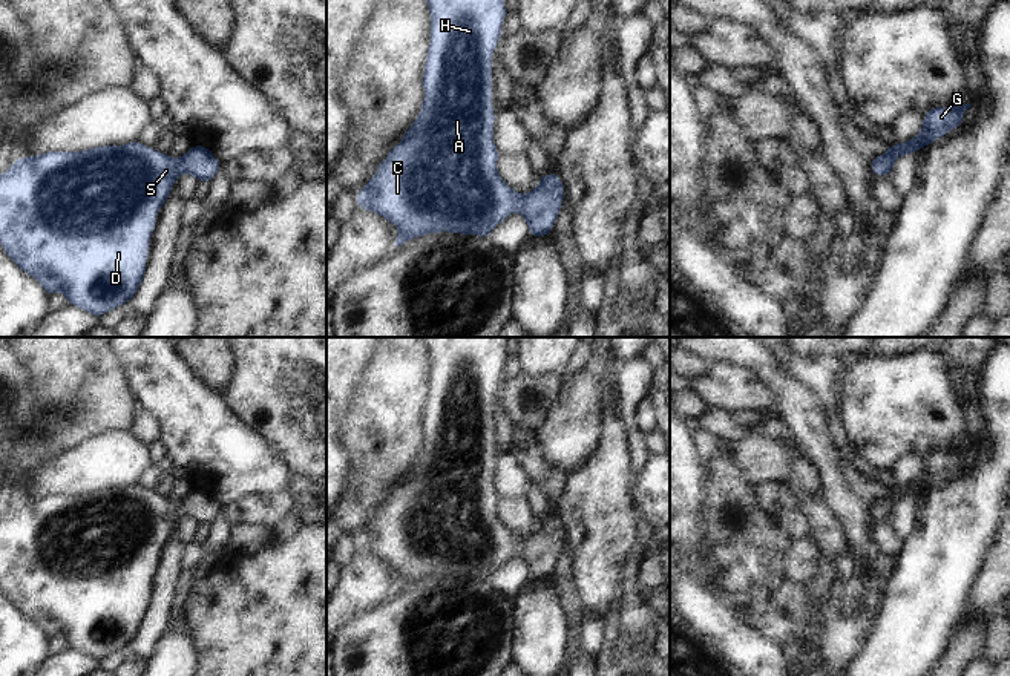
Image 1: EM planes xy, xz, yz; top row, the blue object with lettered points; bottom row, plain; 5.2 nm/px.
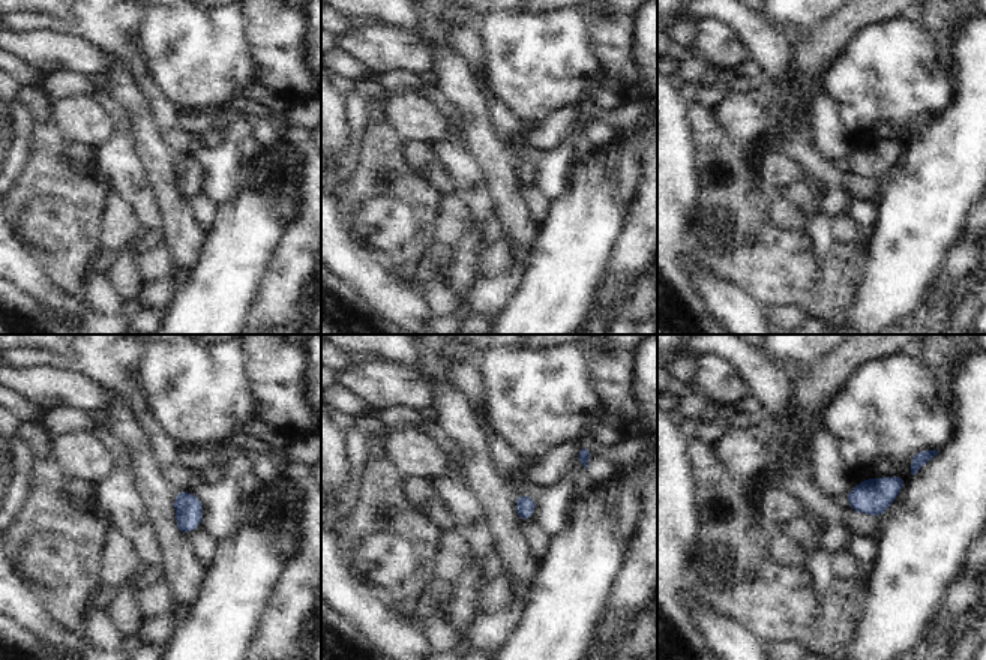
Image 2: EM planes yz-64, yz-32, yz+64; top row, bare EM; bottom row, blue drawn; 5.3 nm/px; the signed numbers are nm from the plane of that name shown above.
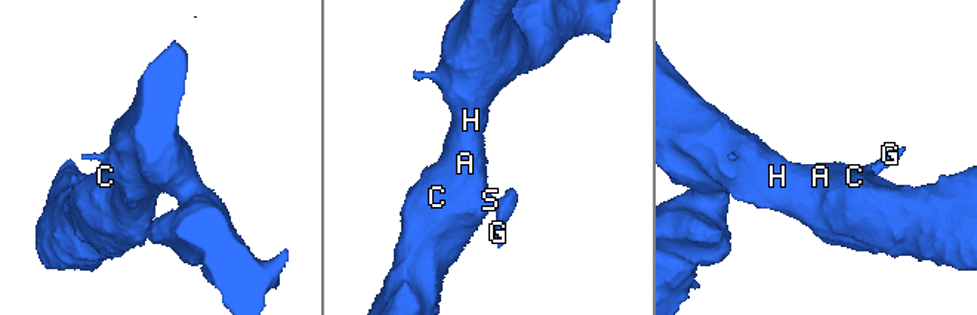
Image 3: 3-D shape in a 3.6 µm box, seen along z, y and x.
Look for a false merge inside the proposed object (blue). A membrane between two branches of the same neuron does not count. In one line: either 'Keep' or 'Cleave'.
Keep.

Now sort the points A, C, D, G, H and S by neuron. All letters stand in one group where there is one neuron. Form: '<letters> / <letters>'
A C D G H S

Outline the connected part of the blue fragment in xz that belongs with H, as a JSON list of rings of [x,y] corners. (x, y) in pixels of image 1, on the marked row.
[[[504,0],[426,2],[431,12],[431,44],[421,78],[426,97],[415,121],[356,196],[357,208],[397,225],[395,247],[441,231],[489,238],[516,212],[527,222],[529,236],[544,238],[561,212],[566,195],[561,178],[555,172],[543,175],[538,187],[523,195],[509,187],[497,169],[492,55],[507,15]]]

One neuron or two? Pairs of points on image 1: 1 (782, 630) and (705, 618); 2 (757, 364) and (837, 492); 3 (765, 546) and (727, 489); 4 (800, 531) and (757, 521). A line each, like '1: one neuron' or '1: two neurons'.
1: two neurons
2: one neuron
3: one neuron
4: two neurons

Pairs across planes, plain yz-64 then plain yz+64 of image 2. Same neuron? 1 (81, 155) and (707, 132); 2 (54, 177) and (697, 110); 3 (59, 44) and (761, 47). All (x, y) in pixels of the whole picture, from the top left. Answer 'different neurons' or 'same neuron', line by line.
1: different neurons
2: same neuron
3: different neurons

